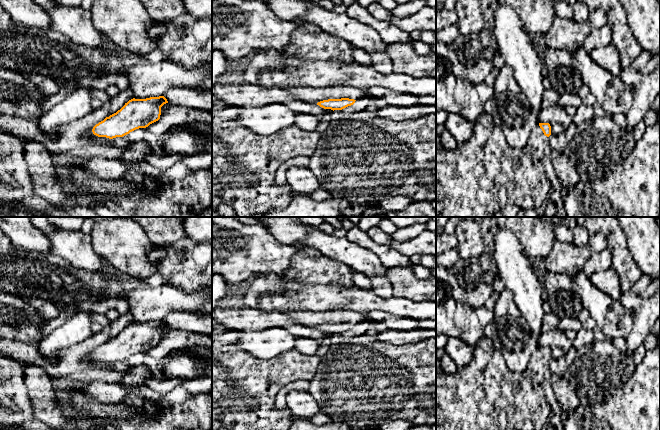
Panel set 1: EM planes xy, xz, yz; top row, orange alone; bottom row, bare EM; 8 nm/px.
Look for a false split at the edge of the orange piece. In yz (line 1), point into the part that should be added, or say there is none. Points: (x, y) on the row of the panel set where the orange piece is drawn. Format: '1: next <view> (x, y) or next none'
1: next yz (537, 143)

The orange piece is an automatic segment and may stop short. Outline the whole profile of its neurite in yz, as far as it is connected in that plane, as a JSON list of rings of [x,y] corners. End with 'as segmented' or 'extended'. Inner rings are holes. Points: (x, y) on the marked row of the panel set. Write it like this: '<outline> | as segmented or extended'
[[[538,123],[533,127],[526,147],[531,152],[534,161],[539,162],[545,157],[545,151],[549,149],[548,137],[551,135],[551,126],[549,123]]] | extended

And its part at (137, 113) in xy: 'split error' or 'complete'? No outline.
split error

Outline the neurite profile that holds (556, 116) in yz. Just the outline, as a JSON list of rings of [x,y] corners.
[[[560,104],[542,109],[537,115],[538,123],[549,123],[551,135],[566,133],[572,123],[572,118]]]

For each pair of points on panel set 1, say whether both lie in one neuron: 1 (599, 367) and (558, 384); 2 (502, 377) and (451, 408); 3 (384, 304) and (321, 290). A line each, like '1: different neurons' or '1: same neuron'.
1: same neuron
2: same neuron
3: same neuron

